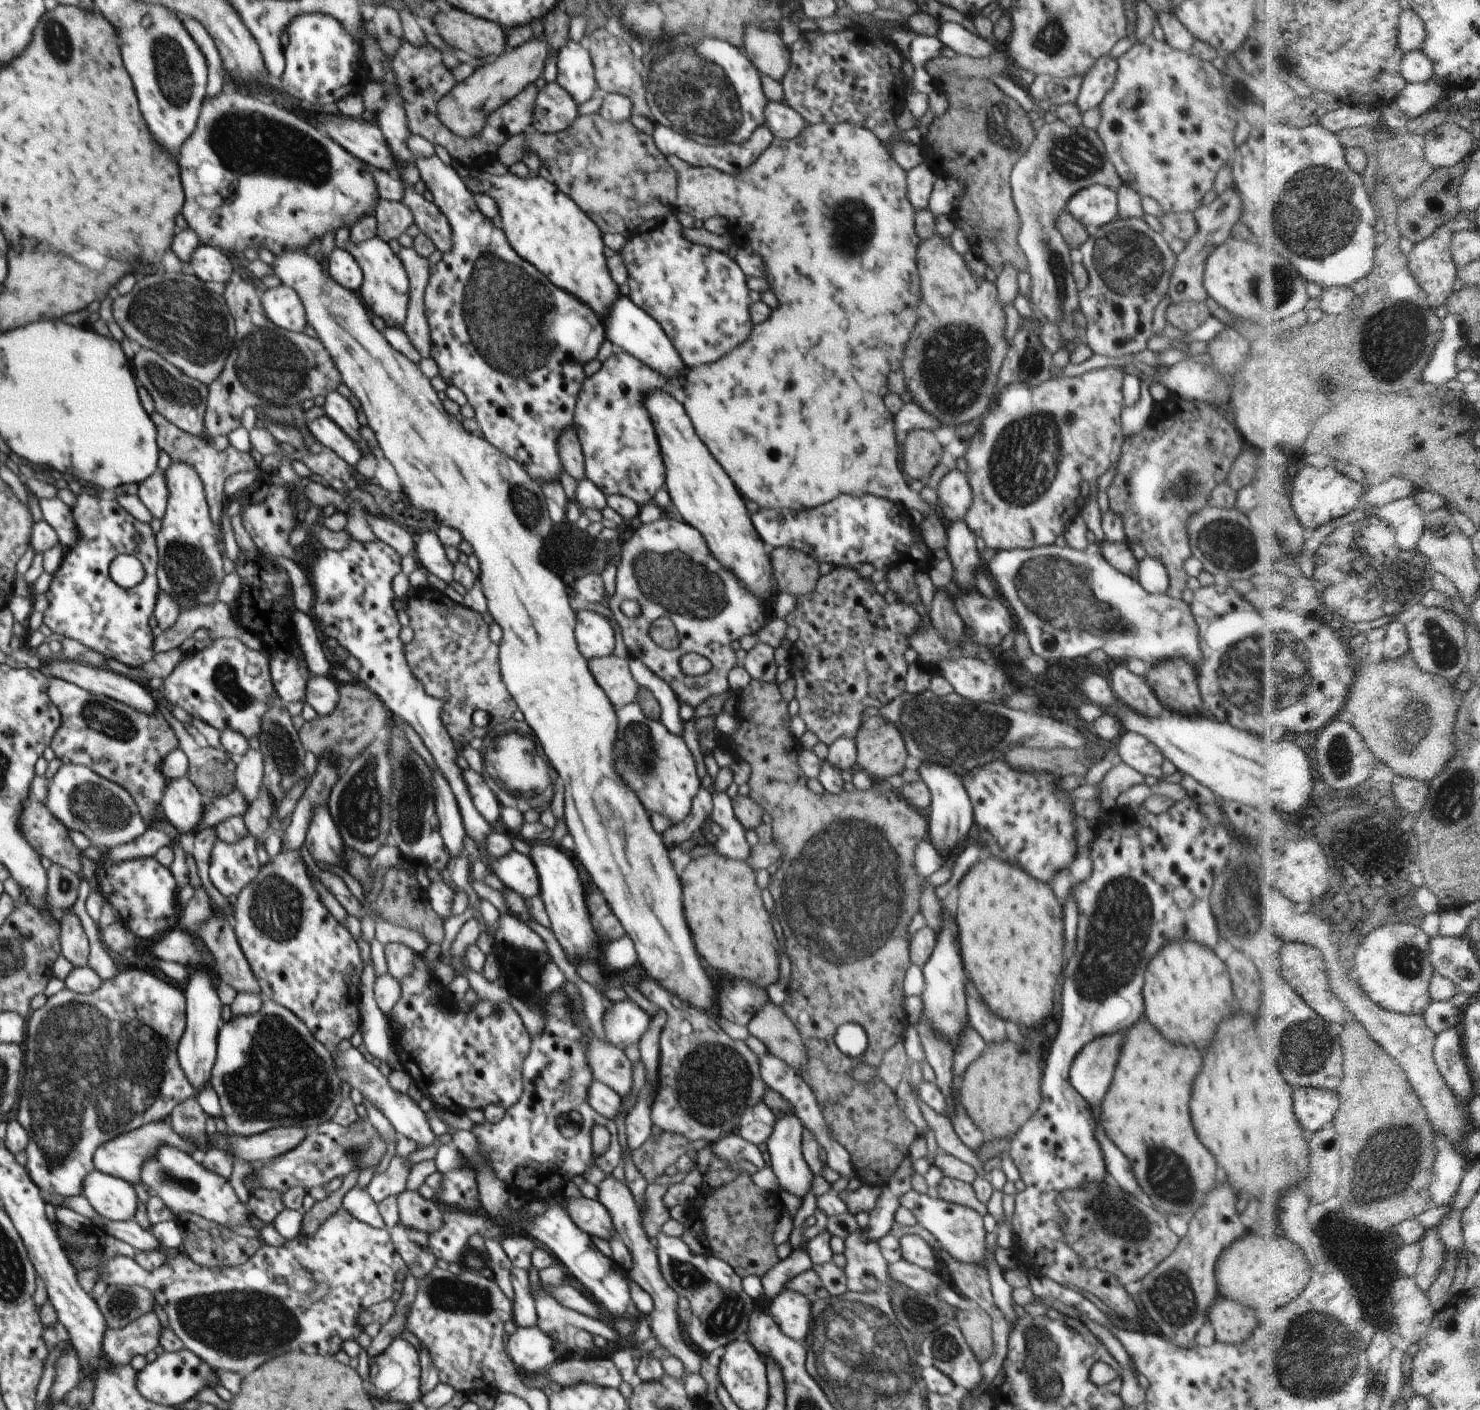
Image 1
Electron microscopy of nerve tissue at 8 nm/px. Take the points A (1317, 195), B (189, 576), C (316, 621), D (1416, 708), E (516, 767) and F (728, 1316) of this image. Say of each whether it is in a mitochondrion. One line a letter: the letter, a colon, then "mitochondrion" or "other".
A: mitochondrion
B: mitochondrion
C: other
D: mitochondrion
E: mitochondrion
F: mitochondrion

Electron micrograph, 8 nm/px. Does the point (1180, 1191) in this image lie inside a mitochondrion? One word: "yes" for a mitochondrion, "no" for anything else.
yes

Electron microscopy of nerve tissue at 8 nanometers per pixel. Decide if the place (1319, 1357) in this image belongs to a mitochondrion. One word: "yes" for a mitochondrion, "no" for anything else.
yes

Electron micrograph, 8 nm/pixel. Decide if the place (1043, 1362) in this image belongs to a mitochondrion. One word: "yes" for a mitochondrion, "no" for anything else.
yes

